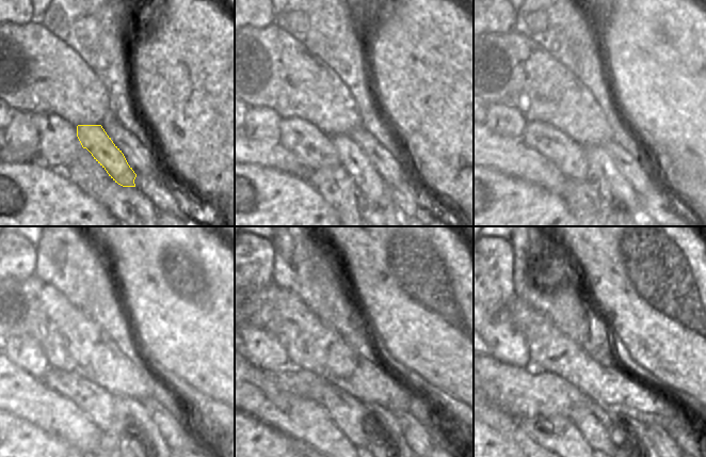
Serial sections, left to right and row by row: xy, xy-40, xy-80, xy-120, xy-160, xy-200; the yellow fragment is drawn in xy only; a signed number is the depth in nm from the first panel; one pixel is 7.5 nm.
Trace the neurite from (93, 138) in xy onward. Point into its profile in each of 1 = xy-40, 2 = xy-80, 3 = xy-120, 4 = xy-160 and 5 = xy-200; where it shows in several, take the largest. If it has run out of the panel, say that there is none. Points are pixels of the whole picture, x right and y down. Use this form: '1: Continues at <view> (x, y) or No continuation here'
1: Continues at xy-40 (353, 159)
2: Continues at xy-80 (614, 189)
3: Continues at xy-120 (132, 422)
4: Continues at xy-160 (396, 442)
5: Continues at xy-200 (635, 430).

